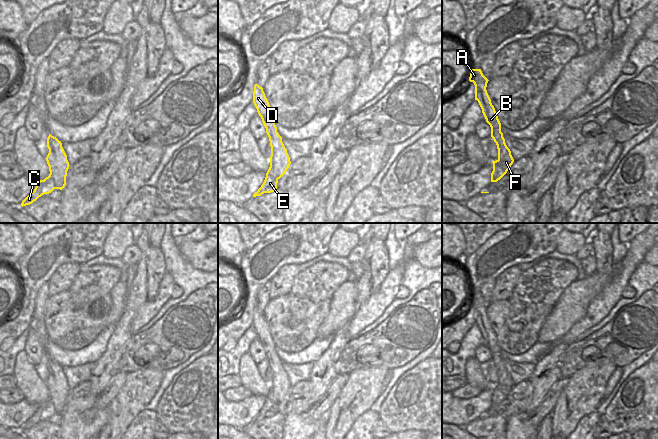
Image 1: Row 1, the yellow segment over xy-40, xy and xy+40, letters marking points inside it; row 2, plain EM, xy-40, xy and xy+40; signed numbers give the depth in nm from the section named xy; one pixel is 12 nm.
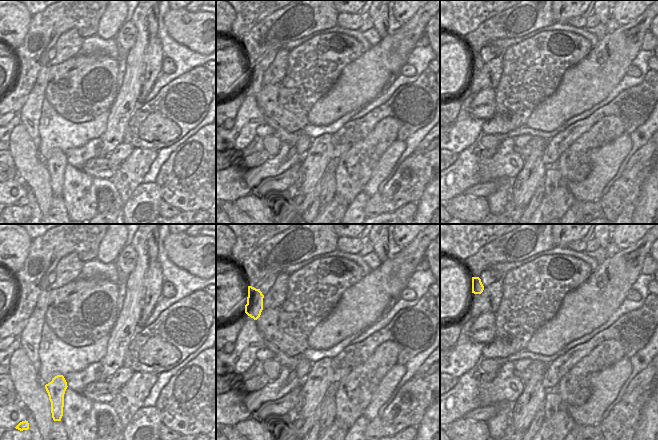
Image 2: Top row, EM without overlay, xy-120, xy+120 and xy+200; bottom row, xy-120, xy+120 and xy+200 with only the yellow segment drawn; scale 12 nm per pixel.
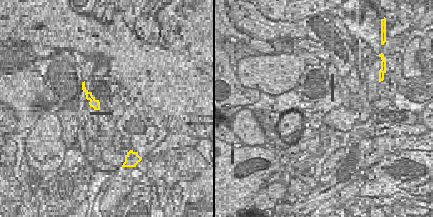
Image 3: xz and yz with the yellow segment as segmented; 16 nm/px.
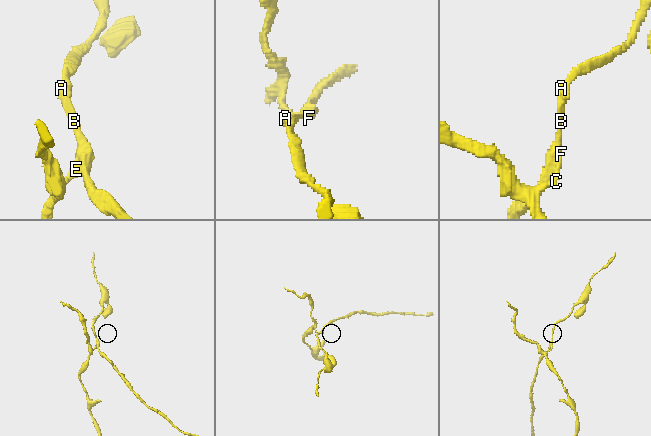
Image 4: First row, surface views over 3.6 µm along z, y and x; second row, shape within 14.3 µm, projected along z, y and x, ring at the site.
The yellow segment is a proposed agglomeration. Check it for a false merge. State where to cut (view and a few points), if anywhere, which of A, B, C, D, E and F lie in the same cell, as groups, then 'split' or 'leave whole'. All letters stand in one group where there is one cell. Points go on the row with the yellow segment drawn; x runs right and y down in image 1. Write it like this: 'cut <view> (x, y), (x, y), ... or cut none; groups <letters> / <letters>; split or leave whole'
cut xy (270, 164), (278, 178); groups A B D F / C E; split

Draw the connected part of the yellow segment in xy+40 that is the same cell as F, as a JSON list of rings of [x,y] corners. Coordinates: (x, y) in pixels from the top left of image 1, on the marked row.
[[[471,69],[469,81],[475,85],[475,100],[478,101],[486,122],[491,127],[491,137],[498,149],[498,161],[501,162],[501,168],[507,173],[514,159],[505,143],[503,133],[501,132],[501,123],[486,90],[489,80],[483,75],[481,69]]]

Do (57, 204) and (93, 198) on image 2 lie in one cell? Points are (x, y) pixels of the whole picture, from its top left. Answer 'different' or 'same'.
different

